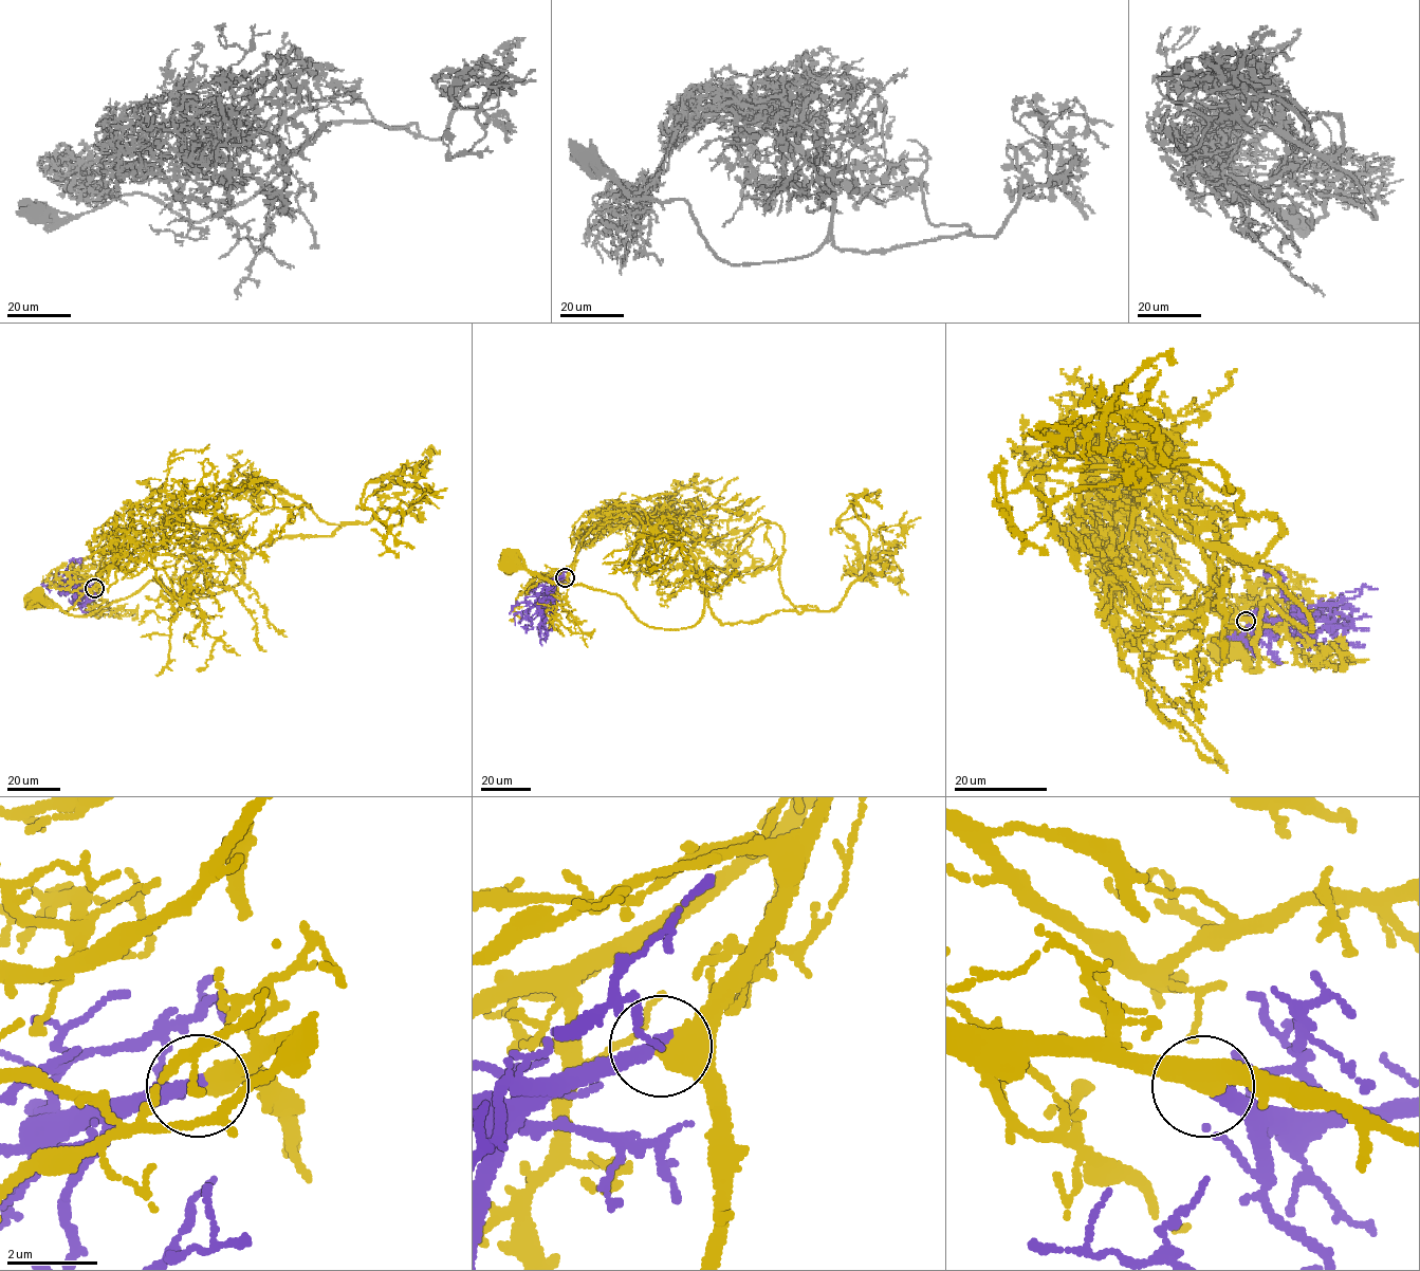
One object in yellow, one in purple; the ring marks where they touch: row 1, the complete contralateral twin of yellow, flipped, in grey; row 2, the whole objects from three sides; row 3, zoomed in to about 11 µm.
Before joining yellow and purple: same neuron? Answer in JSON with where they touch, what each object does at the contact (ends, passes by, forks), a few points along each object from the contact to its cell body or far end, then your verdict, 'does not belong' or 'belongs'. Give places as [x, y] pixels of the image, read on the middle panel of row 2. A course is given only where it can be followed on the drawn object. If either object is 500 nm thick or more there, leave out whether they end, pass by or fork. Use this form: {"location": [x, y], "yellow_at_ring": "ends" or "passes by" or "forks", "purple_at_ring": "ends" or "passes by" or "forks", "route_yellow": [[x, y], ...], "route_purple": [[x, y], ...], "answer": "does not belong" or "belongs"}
{"location": [565, 577], "yellow_at_ring": "passes by", "purple_at_ring": "ends", "route_yellow": [[565, 577], [590, 533], [643, 522], [693, 558], [703, 615], [688, 627], [650, 627], [619, 596], [506, 562]], "route_purple": [[565, 577], [556, 583], [551, 593], [538, 595], [543, 613], [531, 620], [532, 628], [527, 627]], "answer": "belongs"}

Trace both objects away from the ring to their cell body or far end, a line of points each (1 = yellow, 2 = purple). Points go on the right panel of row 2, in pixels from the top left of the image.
1: (1246, 621), (1156, 579), (1122, 513), (1265, 566), (1306, 610), (1312, 629), (1264, 603), (1256, 670), (1233, 648)
2: (1246, 621), (1270, 623), (1279, 614), (1286, 620), (1293, 619), (1321, 605), (1333, 609), (1349, 605), (1347, 631)

